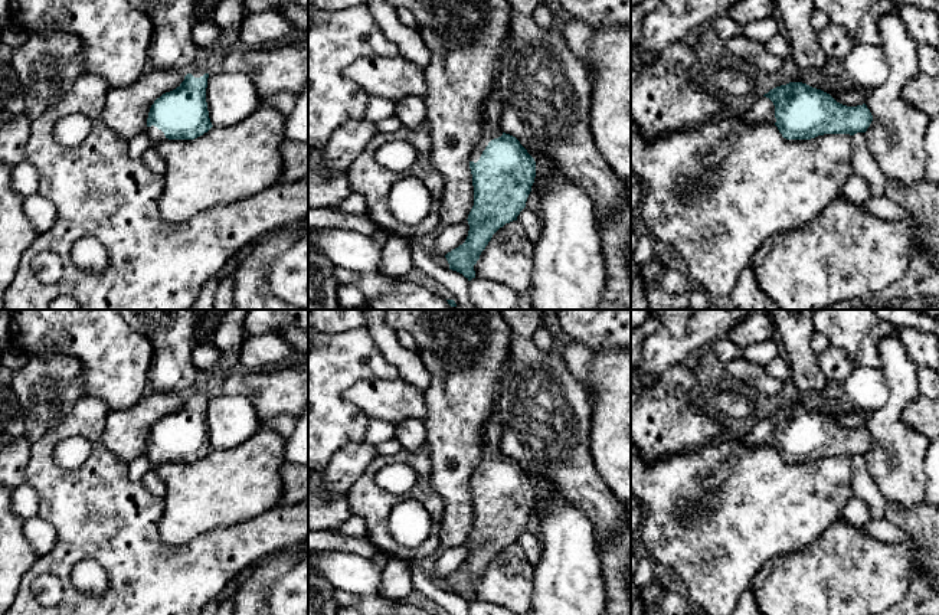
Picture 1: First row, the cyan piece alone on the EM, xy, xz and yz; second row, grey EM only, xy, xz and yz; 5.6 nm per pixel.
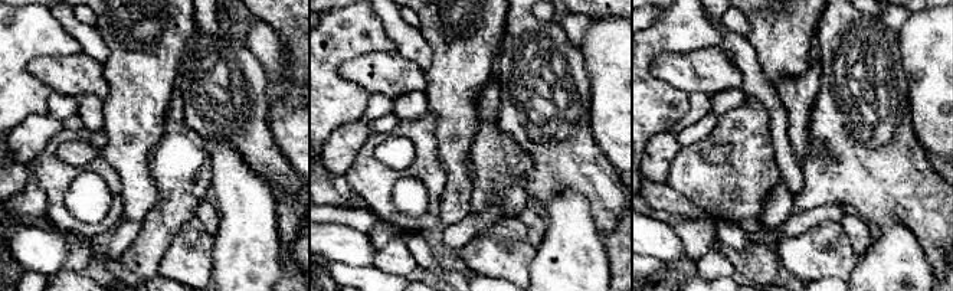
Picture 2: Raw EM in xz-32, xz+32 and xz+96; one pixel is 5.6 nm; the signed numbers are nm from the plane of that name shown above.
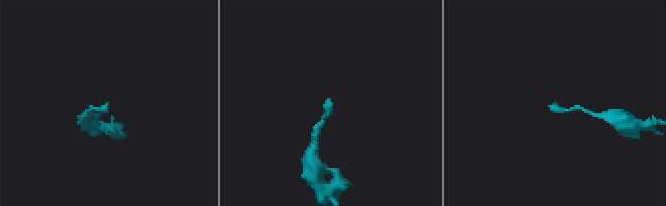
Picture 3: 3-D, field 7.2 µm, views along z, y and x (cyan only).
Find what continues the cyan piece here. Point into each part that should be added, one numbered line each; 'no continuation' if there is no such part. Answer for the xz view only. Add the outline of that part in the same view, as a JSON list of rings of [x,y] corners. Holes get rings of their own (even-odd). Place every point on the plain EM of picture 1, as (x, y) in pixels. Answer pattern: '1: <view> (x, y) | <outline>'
1: xz (493, 431) | [[[495,409],[490,415],[487,423],[482,428],[482,451],[481,451],[481,462],[474,470],[471,475],[470,484],[477,485],[488,468],[488,465],[494,461],[503,458],[501,454],[501,438],[503,438],[503,426],[498,422],[498,415]]]

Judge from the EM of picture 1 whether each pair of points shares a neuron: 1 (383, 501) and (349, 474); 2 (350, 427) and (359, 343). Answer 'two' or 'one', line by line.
1: two
2: one

